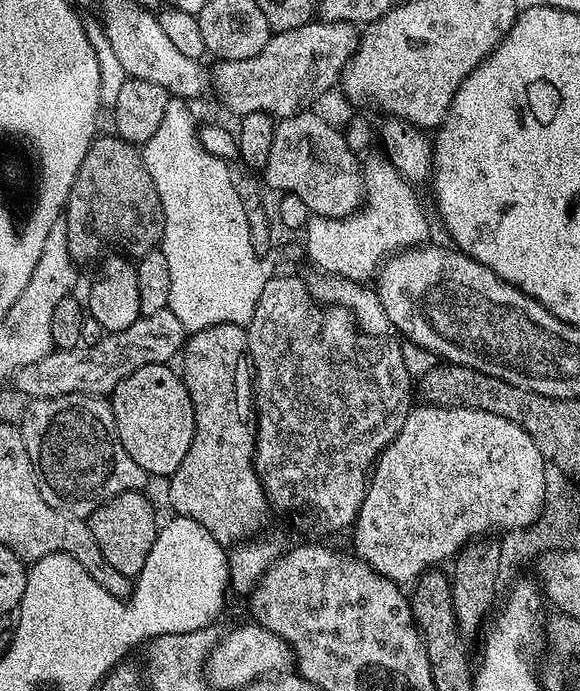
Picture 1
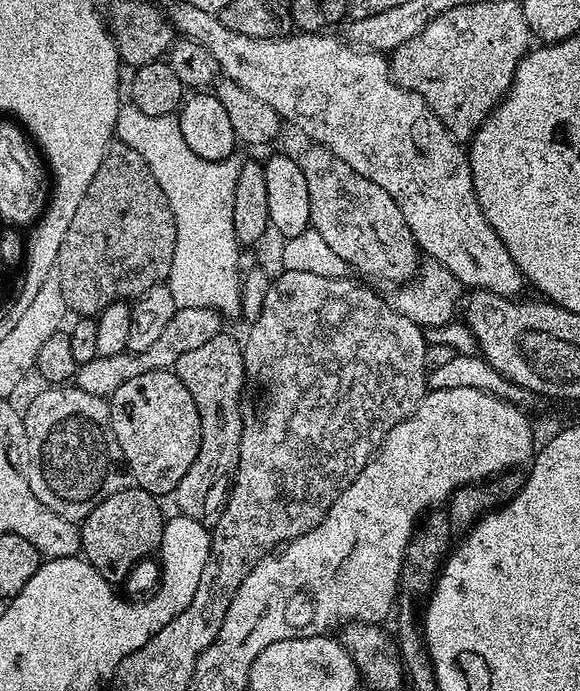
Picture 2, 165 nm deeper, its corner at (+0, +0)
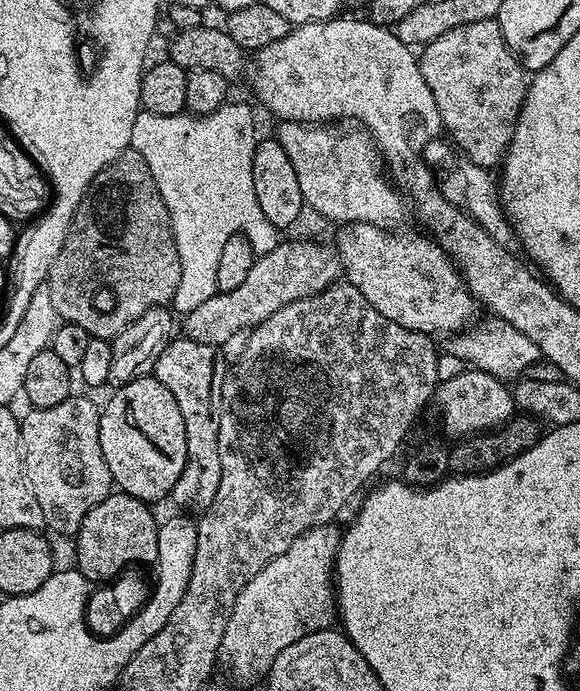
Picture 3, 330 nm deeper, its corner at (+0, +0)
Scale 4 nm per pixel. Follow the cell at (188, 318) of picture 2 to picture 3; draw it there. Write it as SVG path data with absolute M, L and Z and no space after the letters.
M281 239L274 250L257 255L250 266L241 286L229 292L217 291L215 296L206 298L202 306L190 310L183 317L183 335L194 342L222 346L226 338L231 338L239 332L248 332L256 328L274 310L282 310L295 300L318 294L337 283L342 276L340 255L331 243L319 244L316 240Z

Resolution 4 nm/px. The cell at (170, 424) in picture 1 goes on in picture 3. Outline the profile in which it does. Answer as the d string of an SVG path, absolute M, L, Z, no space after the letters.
M155 375L140 376L128 384L121 384L116 393L100 408L100 425L98 426L98 442L102 442L102 458L106 458L106 466L112 475L113 485L119 491L145 502L160 500L169 495L178 482L178 474L182 474L182 466L186 466L186 425L182 423L182 410L178 410L178 402L174 402L174 394L158 382Z

